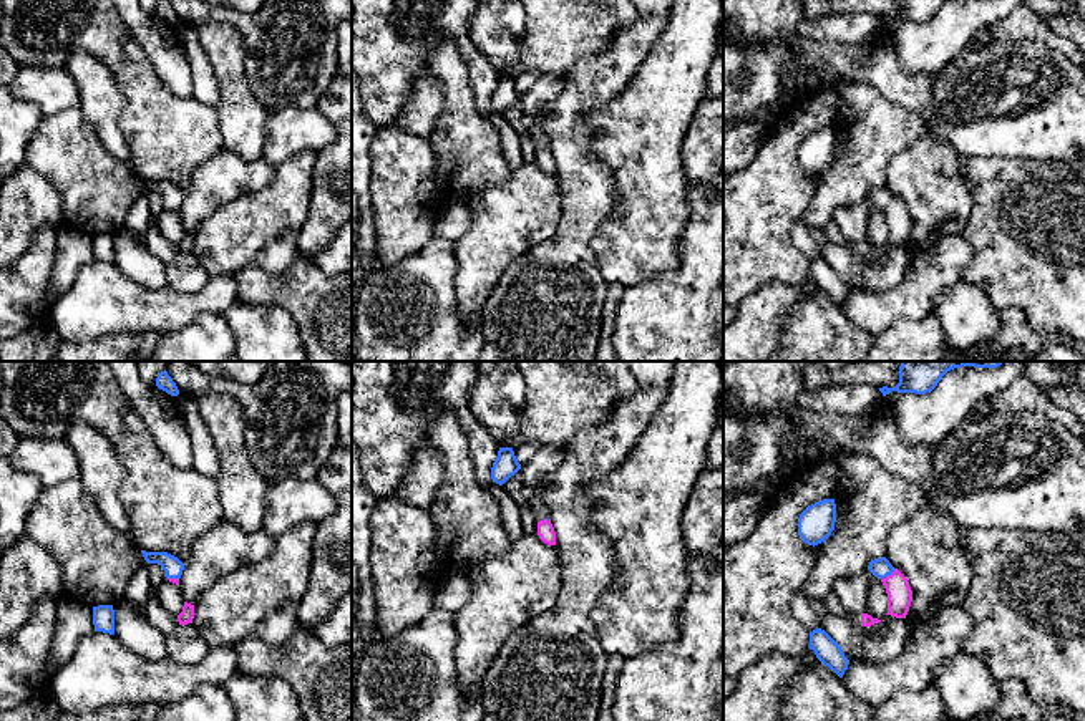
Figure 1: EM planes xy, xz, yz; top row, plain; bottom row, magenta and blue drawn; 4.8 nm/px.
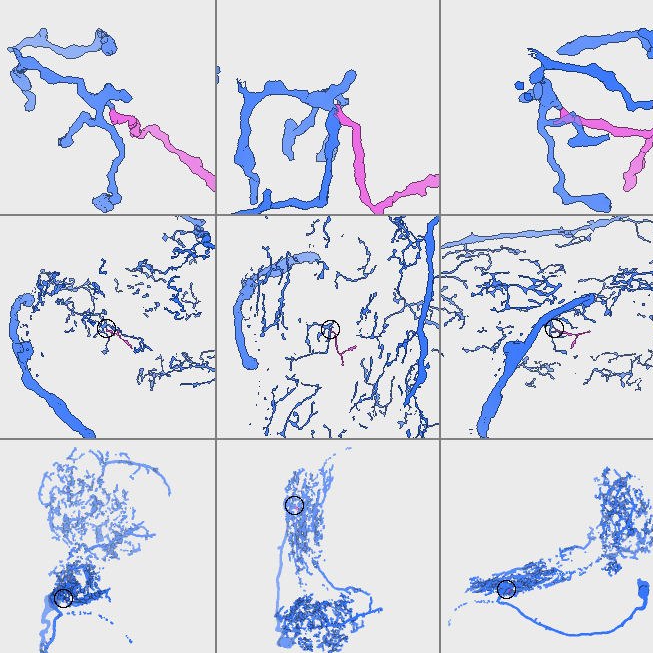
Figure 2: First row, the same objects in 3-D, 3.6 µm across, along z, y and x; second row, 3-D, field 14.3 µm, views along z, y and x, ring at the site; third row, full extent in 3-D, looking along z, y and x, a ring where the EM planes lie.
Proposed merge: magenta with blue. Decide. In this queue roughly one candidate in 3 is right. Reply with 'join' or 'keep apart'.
join

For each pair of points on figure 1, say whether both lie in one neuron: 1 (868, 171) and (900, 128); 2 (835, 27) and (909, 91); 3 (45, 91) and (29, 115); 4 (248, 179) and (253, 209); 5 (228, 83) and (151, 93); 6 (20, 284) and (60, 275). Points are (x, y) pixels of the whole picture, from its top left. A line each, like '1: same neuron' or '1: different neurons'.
1: same neuron
2: different neurons
3: different neurons
4: different neurons
5: different neurons
6: different neurons

